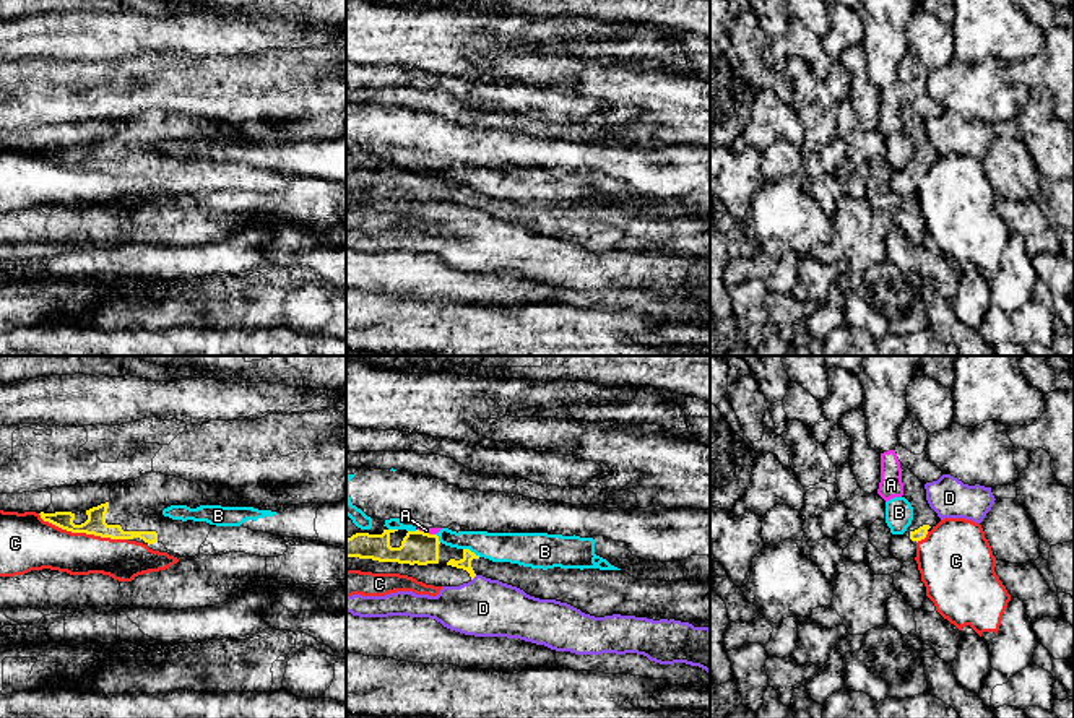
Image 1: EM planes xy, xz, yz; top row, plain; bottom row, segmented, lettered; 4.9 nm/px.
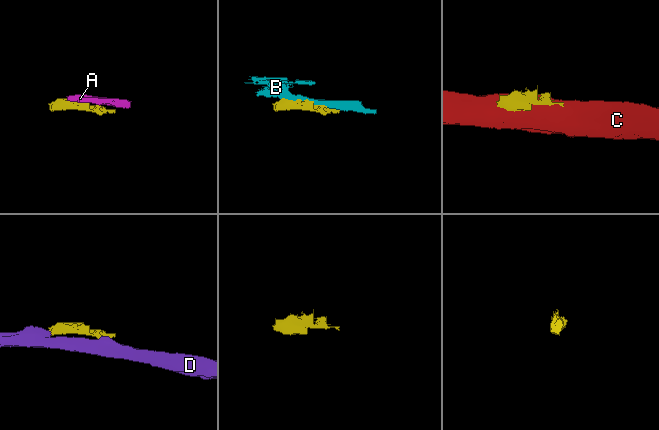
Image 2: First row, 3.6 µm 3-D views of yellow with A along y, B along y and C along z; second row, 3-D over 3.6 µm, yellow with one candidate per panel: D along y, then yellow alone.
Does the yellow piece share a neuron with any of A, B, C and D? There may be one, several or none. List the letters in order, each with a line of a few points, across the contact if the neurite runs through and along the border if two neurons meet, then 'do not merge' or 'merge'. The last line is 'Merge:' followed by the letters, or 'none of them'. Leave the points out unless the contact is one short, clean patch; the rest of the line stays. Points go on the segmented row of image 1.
A: line xz (418, 528), (436, 535); do not merge
B: do not merge
C: do not merge
D: line xz (476, 575), (472, 580); do not merge
Merge: none of them

